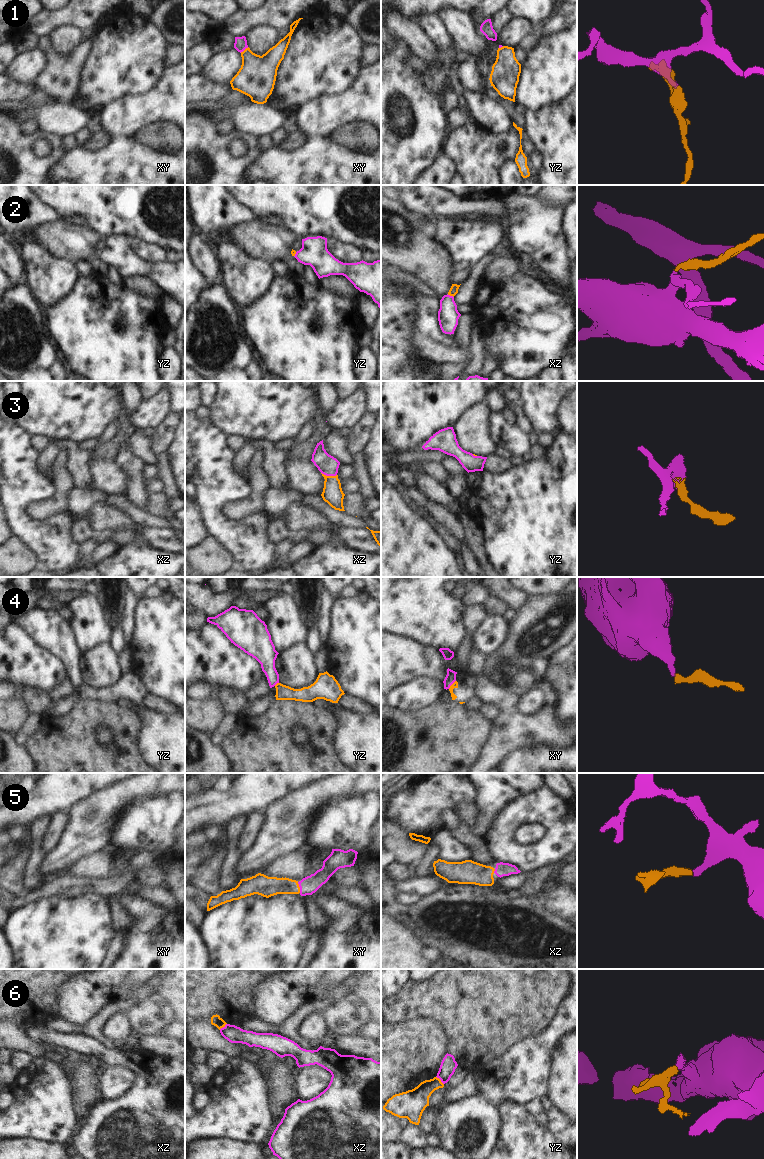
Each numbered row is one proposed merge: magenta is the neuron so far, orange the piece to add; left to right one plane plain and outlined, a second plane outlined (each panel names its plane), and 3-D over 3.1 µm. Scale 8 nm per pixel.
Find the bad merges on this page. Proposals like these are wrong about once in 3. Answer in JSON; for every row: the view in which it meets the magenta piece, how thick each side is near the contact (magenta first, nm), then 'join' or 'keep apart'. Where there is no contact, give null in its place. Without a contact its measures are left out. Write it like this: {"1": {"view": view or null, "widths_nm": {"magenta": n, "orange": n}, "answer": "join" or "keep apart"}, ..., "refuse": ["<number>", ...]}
{"1": {"view": "xy", "widths_nm": {"magenta": 100, "orange": 300}, "answer": "join"}, "2": {"view": "xz", "widths_nm": {"magenta": 170, "orange": 70}, "answer": "join"}, "3": {"view": "xz", "widths_nm": {"magenta": 160, "orange": 160}, "answer": "join"}, "4": {"view": "xy", "widths_nm": {"magenta": 90, "orange": 50}, "answer": "keep apart"}, "5": {"view": "xy", "widths_nm": {"magenta": 140, "orange": 160}, "answer": "join"}, "6": {"view": "yz", "widths_nm": {"magenta": 130, "orange": 190}, "answer": "keep apart"}, "refuse": ["4", "6"]}

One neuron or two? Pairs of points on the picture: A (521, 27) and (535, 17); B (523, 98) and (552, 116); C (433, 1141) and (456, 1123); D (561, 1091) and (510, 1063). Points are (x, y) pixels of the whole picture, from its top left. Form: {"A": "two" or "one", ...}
{"A": "two", "B": "two", "C": "two", "D": "two"}

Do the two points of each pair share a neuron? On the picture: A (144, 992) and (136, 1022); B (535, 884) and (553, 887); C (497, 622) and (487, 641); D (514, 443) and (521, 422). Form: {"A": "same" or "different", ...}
{"A": "different", "B": "different", "C": "same", "D": "different"}

